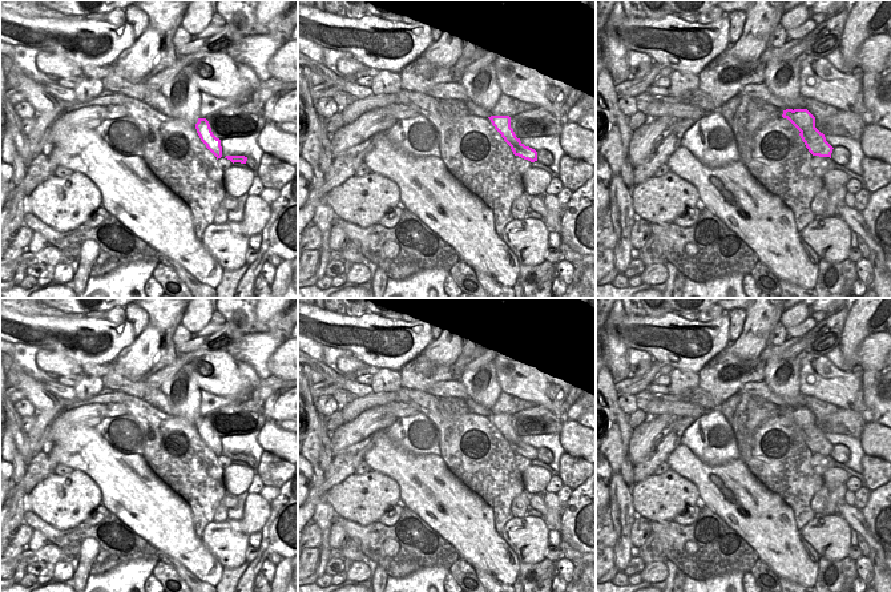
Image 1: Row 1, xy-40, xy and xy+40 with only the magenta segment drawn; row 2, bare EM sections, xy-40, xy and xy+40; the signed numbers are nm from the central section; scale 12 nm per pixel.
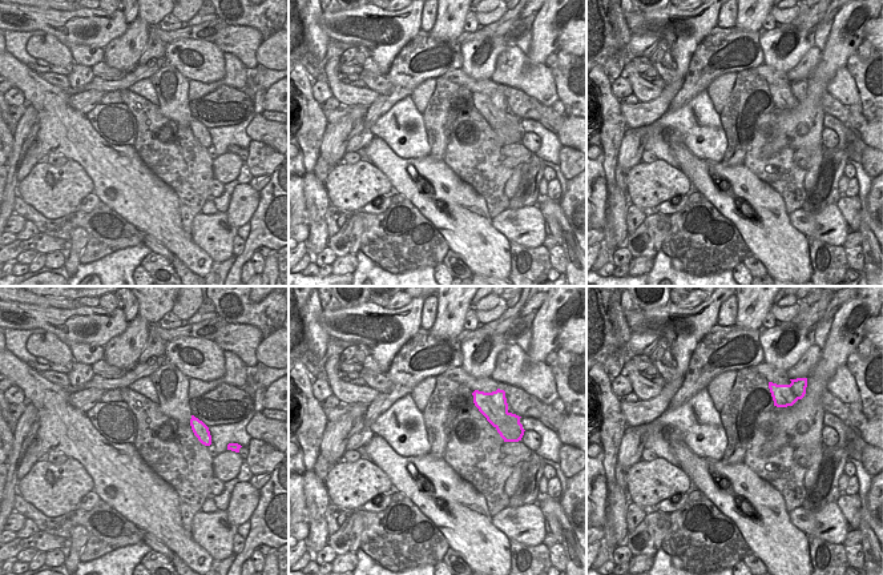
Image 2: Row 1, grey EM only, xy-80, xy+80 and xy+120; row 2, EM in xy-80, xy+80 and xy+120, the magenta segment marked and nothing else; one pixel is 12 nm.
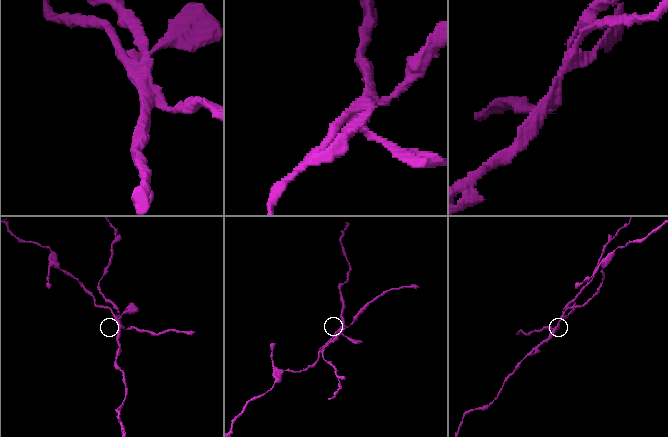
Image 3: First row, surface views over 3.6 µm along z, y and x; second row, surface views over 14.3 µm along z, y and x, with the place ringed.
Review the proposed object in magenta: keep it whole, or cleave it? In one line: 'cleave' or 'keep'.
cleave

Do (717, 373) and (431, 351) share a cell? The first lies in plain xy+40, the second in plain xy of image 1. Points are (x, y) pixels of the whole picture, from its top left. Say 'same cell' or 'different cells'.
different cells

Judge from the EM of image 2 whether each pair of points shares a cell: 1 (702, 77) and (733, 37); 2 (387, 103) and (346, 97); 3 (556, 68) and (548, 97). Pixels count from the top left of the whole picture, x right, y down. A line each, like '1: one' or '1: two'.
1: one
2: two
3: two

